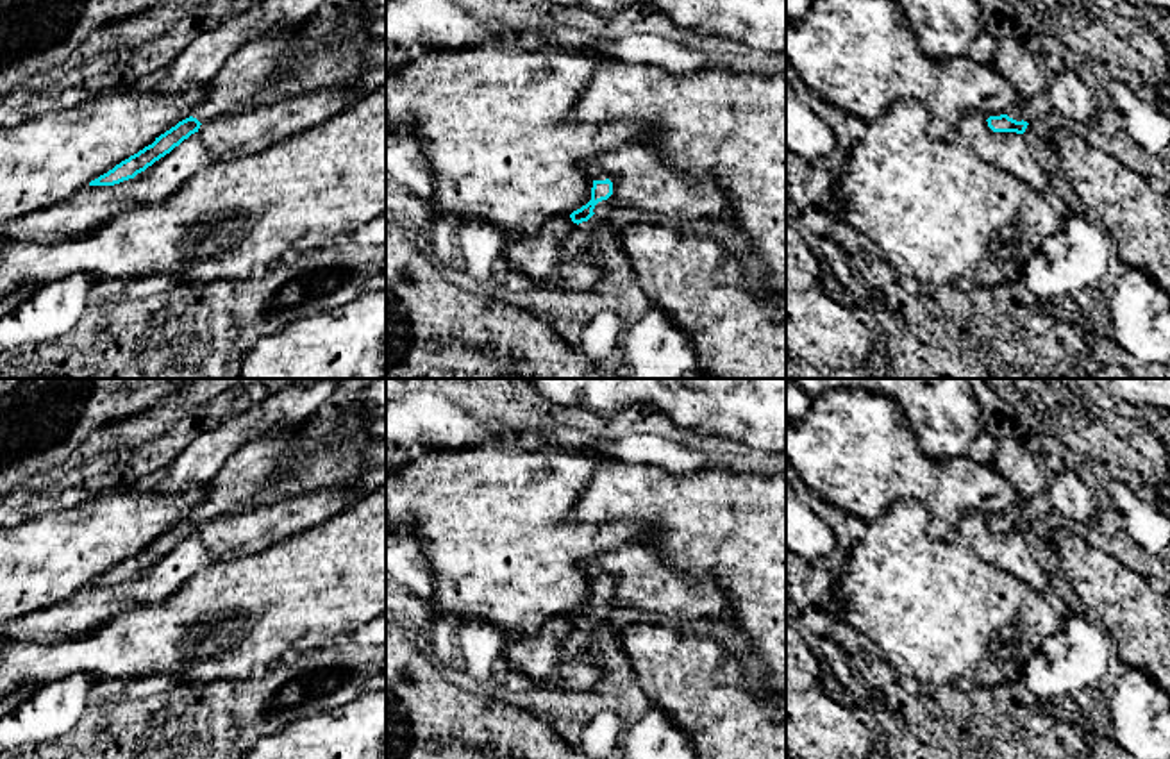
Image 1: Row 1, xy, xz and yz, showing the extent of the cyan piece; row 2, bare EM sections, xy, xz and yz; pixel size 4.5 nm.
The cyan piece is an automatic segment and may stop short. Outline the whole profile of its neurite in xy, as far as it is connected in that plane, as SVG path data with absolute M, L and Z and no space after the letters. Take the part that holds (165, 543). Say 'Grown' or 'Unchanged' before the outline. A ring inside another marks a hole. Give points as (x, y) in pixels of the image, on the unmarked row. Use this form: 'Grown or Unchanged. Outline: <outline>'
Grown. Outline: M325 411L304 425L277 427L241 445L220 468L207 488L205 500L193 509L189 518L179 521L175 527L155 538L152 545L91 580L89 586L114 586L134 579L191 534L198 532L204 521L238 511L268 484L277 482L275 477L280 466L280 457L289 443L300 432L309 432L320 418L332 416L332 413Z

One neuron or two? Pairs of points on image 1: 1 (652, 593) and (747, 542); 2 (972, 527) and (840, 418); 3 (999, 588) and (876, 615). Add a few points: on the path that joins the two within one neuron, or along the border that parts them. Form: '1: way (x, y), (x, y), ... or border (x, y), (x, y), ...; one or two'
1: border (652, 549), (688, 574), (710, 577), (724, 592); two
2: border (983, 515), (967, 515), (956, 536); two
3: way (969, 608), (906, 608); one

